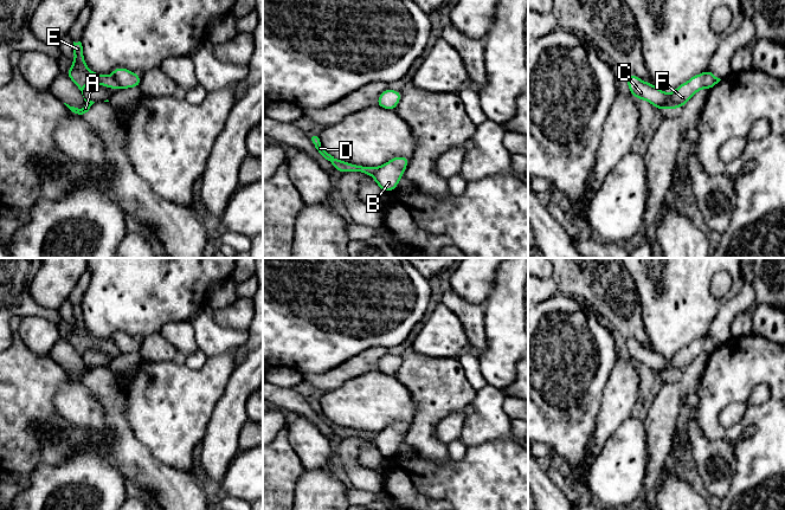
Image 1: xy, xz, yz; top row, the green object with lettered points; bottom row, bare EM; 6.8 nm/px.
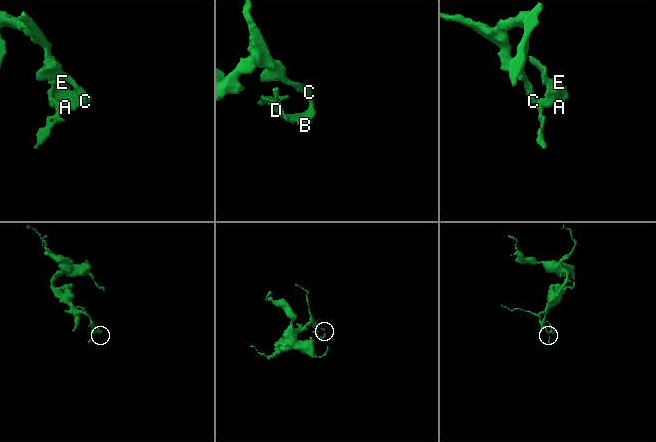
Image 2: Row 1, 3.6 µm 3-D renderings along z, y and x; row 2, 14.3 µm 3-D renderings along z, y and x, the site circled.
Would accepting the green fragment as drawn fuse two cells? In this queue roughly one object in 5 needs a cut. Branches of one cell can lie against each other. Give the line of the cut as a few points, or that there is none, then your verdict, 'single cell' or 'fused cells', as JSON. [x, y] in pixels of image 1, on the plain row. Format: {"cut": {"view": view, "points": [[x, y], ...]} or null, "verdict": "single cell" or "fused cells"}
{"cut": null, "verdict": "single cell"}

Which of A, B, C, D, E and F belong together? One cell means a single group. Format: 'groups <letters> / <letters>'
groups A B C D E F

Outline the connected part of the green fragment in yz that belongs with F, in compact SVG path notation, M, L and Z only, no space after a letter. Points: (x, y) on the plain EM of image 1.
M709 334L701 340L693 341L686 348L678 350L671 359L656 353L652 348L646 348L639 344L636 340L626 340L626 348L636 364L646 364L650 369L659 375L664 374L680 374L687 369L690 363L702 353L710 355L721 344L714 341Z

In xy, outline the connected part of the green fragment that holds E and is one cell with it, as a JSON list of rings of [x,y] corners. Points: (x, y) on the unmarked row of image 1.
[[[73,306],[73,321],[76,324],[71,327],[72,331],[66,337],[66,340],[82,356],[82,360],[84,353],[88,349],[98,349],[109,354],[140,353],[141,340],[135,340],[134,337],[124,333],[118,331],[114,334],[110,342],[94,338],[85,330],[83,311],[81,306]]]

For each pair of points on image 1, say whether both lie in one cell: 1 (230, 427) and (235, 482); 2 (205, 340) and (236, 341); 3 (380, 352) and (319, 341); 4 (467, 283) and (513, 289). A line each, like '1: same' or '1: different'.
1: different
2: same
3: different
4: different

